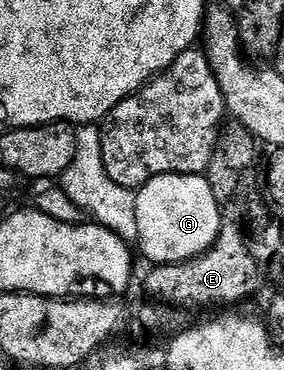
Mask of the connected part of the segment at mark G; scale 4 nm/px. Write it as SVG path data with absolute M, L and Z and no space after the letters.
M205 175L157 176L137 189L136 193L136 244L137 247L142 247L142 252L150 259L151 265L182 264L196 258L213 244L218 229L224 223L223 209Z

